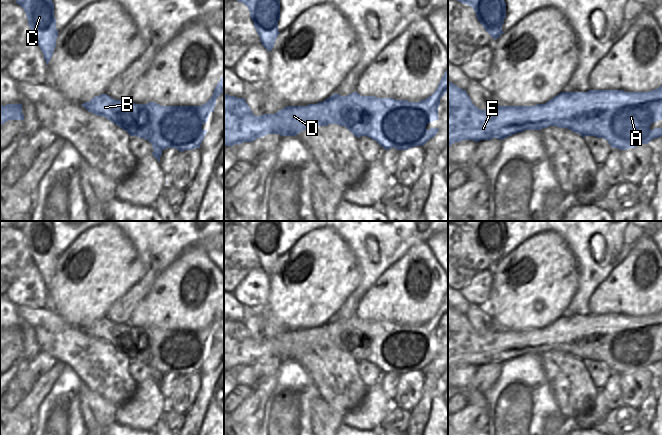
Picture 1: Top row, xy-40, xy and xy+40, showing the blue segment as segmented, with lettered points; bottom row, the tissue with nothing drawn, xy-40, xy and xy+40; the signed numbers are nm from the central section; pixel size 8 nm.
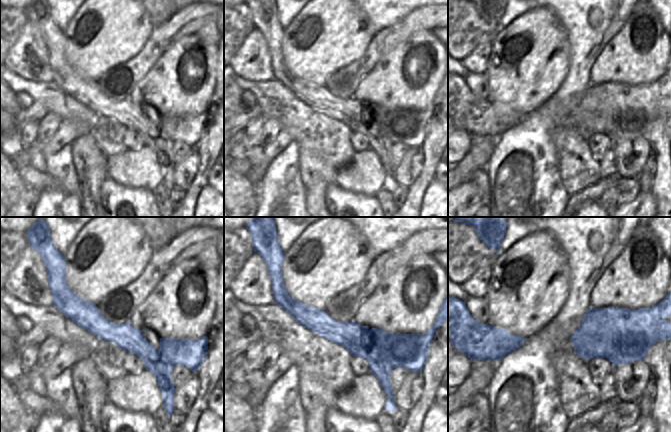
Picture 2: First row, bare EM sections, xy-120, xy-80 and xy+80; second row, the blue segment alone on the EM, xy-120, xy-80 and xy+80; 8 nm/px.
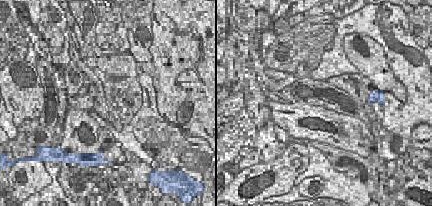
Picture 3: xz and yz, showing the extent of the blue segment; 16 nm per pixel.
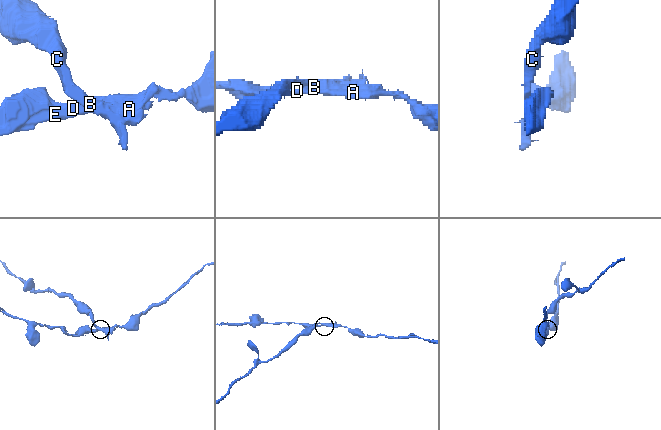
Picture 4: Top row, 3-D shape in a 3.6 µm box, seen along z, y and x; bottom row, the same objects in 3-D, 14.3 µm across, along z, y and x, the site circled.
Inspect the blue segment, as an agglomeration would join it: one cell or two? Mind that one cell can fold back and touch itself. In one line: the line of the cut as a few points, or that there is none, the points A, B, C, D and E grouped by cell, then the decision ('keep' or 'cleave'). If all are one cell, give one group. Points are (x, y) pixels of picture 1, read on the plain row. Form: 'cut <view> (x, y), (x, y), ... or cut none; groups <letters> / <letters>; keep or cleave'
cut xy (331, 335), (346, 330), (361, 331), (369, 341), (366, 359); groups A D E / B C; cleave

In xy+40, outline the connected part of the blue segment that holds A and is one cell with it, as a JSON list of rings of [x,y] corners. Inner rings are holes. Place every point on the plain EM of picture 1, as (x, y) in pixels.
[[[448,306],[448,371],[463,364],[473,364],[475,366],[493,362],[503,364],[525,354],[541,354],[549,350],[557,350],[567,352],[577,358],[589,356],[590,360],[607,364],[612,372],[627,374],[641,368],[648,368],[655,362],[660,362],[662,352],[650,353],[650,349],[659,344],[662,344],[662,310],[649,316],[625,316],[623,314],[561,316],[545,328],[535,330],[495,330],[493,328],[485,334],[481,334],[472,327],[466,314]],[[559,330],[571,332],[573,336],[577,336],[579,339],[573,344],[561,344],[557,341],[558,337],[556,336]]]

